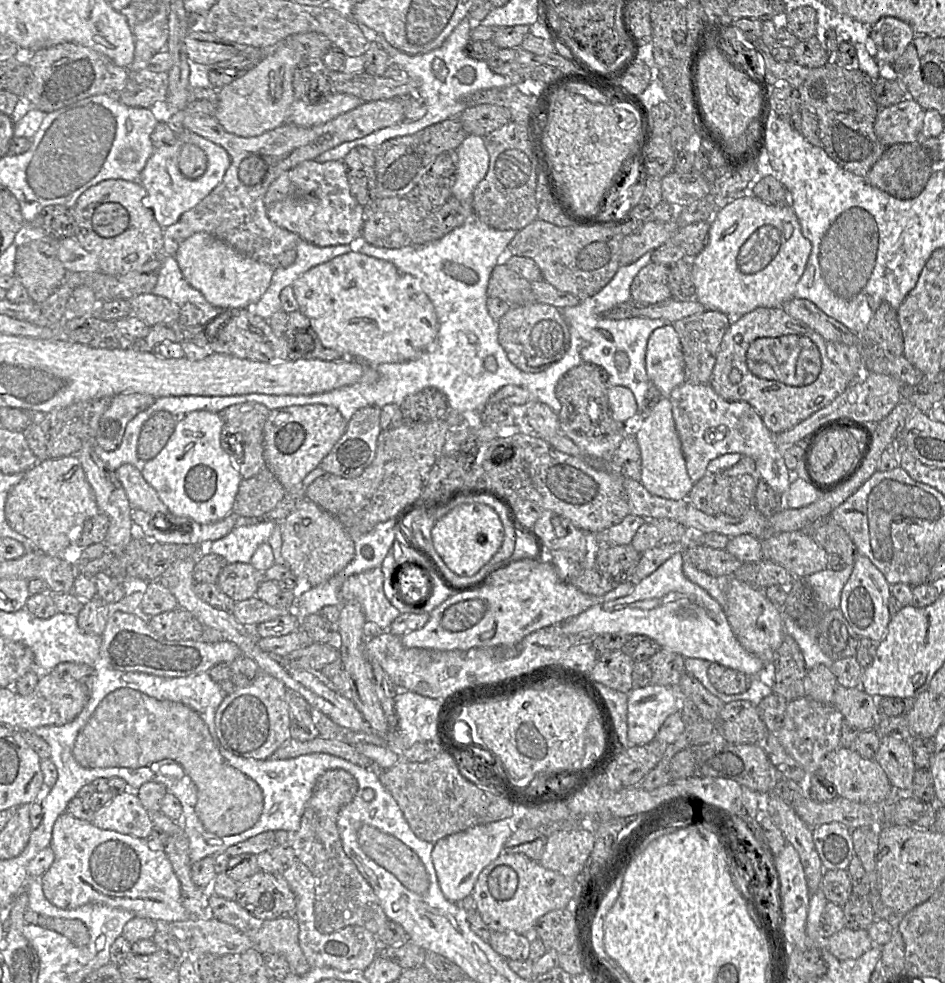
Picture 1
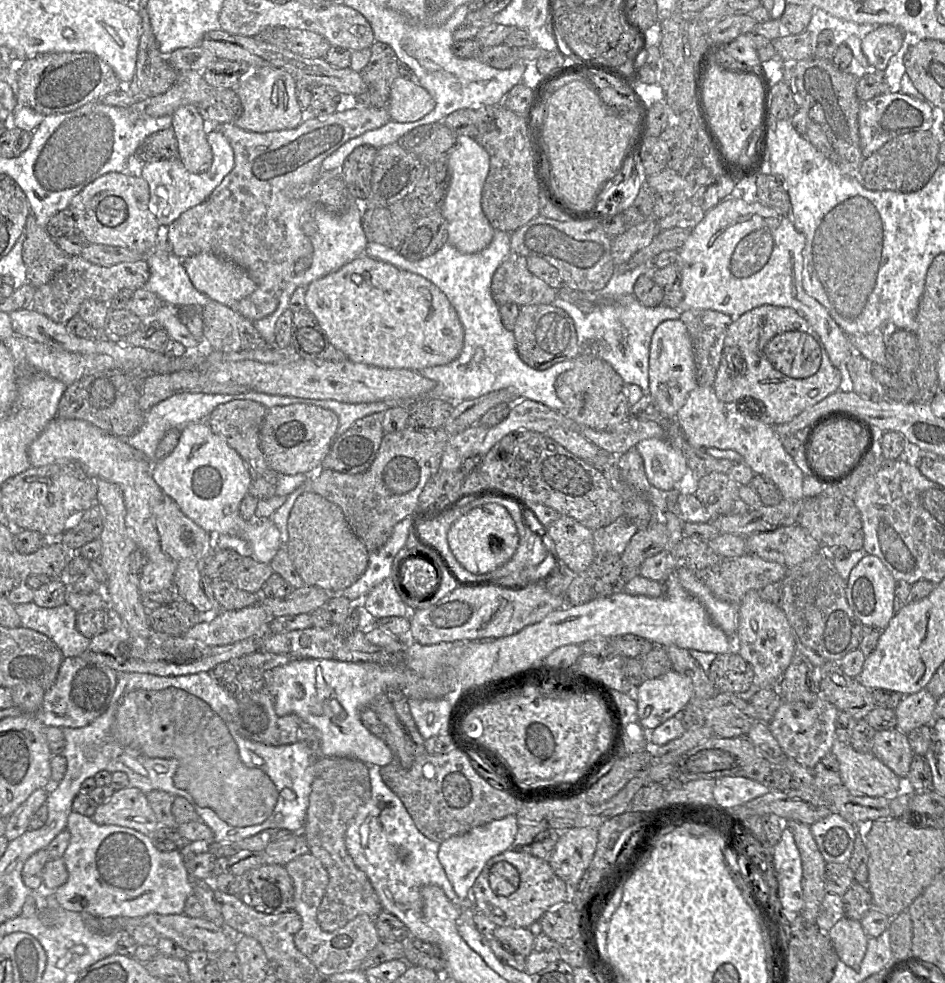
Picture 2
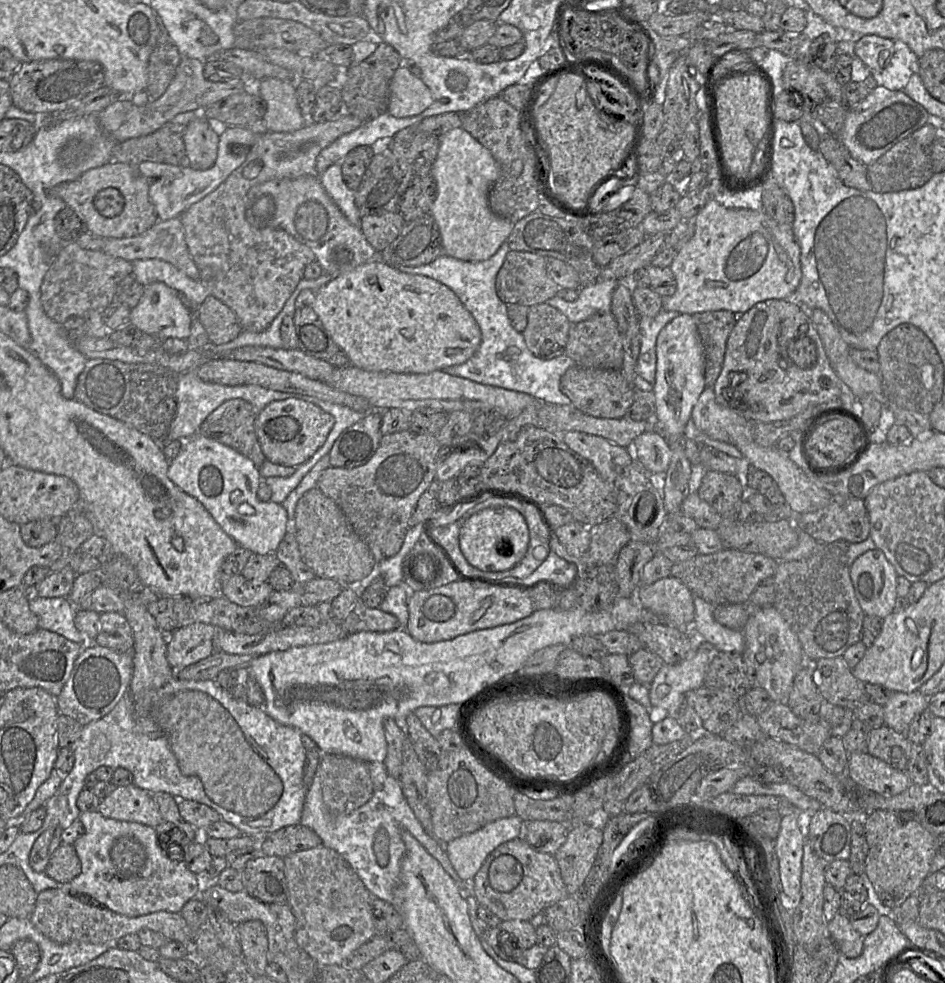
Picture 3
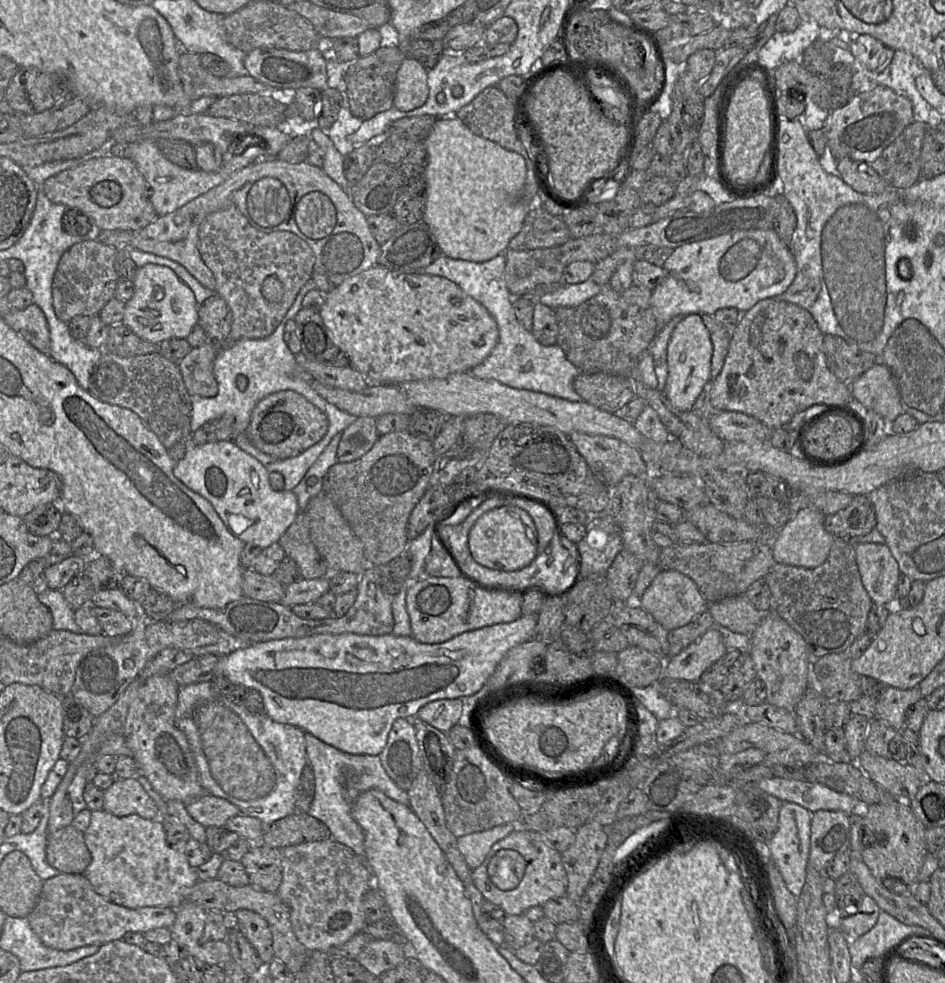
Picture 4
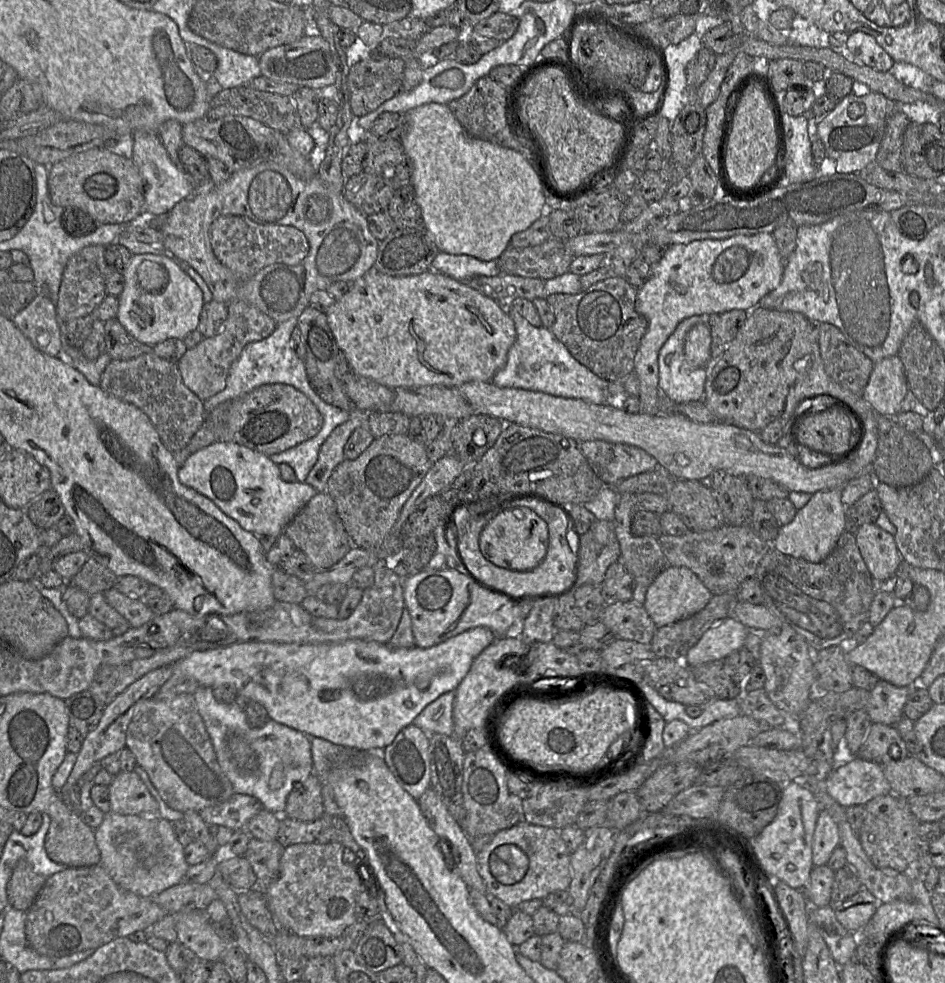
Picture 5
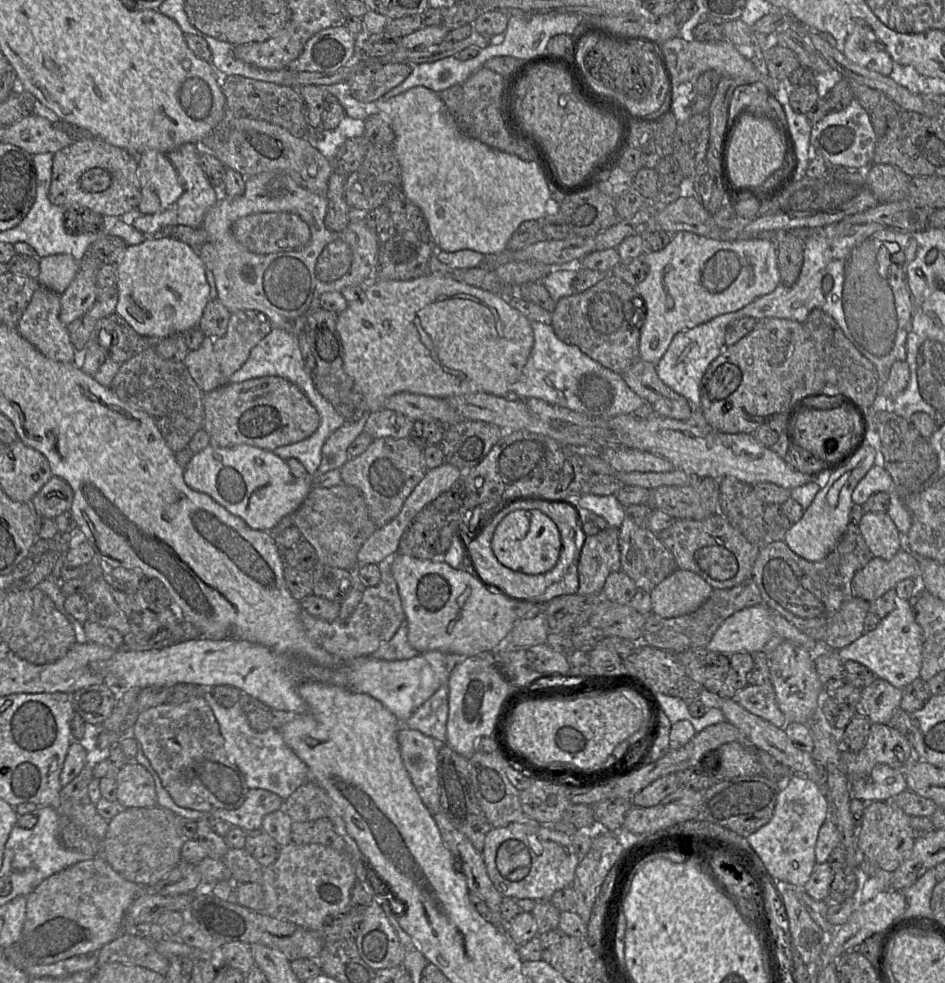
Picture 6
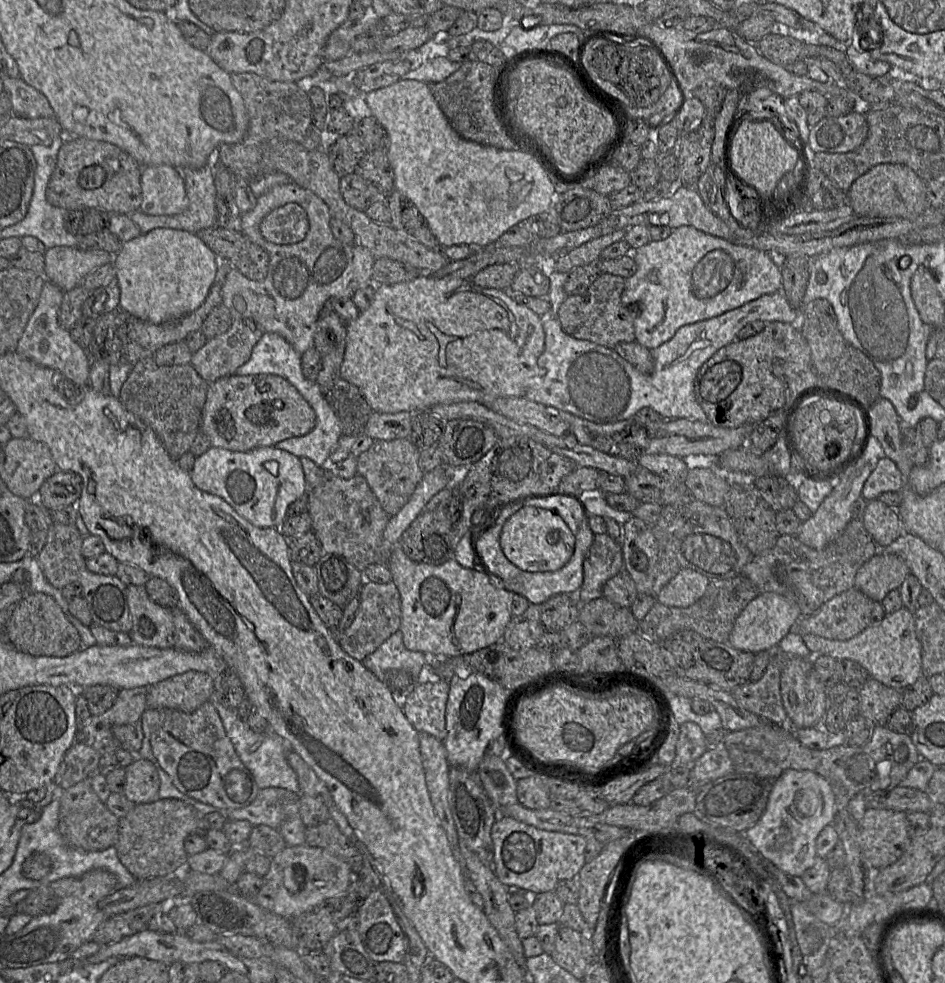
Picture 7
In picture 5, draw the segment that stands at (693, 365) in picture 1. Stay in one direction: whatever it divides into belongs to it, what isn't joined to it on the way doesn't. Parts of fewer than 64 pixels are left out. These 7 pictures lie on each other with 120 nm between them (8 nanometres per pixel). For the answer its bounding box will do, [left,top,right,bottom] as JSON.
[709,309,748,360]

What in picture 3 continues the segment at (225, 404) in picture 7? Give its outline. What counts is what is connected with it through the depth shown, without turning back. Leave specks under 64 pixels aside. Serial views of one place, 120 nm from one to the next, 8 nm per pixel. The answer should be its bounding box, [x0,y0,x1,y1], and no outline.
[255,398,335,467]

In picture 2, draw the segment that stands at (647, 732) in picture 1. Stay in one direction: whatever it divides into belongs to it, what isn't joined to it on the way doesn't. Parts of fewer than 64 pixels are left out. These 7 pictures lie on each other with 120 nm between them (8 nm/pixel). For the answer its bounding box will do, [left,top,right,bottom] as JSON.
[634,670,693,731]

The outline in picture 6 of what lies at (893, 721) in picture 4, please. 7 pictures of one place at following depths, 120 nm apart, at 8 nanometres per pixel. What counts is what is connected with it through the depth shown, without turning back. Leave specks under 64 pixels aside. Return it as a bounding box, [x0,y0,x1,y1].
[859,678,902,724]

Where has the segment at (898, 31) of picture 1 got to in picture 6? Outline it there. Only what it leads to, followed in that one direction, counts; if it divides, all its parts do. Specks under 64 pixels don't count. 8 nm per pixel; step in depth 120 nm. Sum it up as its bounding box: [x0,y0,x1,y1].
[844,23,894,76]

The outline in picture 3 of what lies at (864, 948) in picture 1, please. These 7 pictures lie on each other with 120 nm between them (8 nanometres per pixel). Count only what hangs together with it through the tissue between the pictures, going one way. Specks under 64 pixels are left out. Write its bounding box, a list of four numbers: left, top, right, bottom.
[827,913,864,958]

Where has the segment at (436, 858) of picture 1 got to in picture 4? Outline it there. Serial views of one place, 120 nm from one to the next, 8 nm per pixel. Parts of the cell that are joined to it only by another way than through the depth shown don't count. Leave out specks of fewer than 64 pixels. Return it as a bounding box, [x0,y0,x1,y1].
[457,823,518,871]

